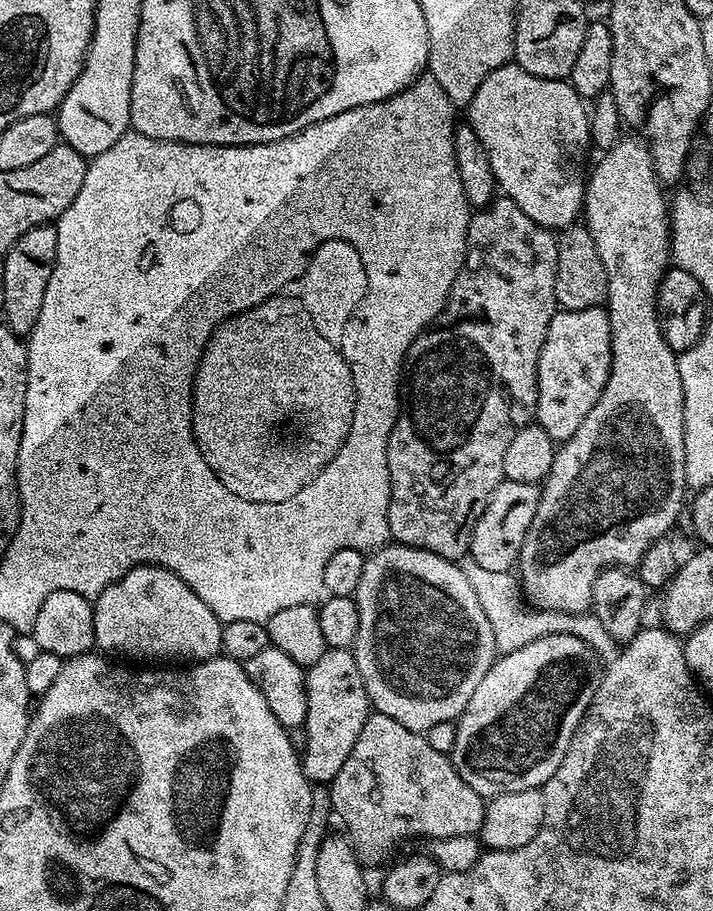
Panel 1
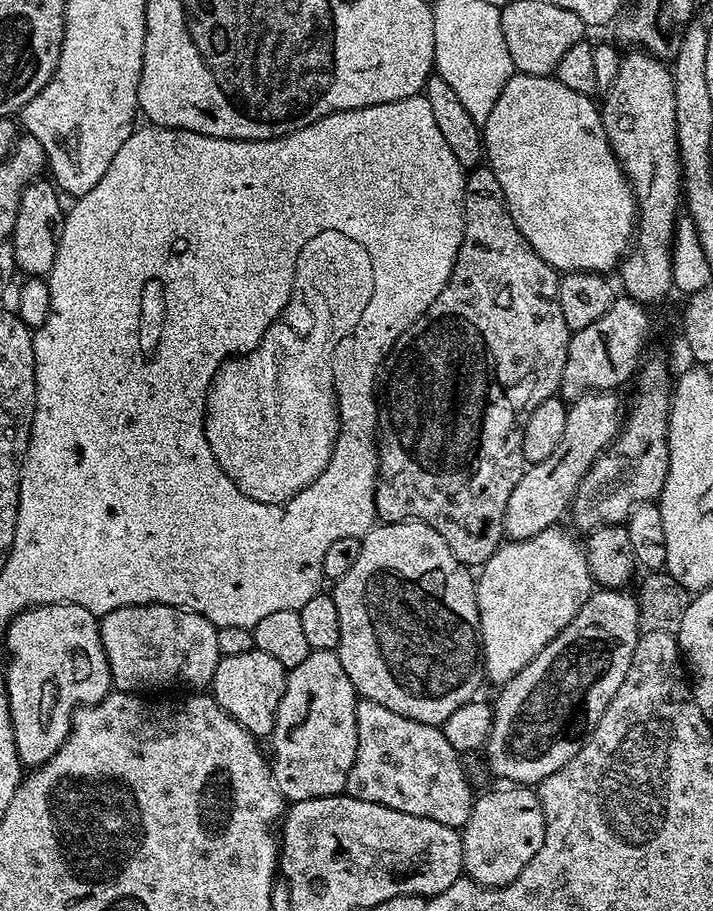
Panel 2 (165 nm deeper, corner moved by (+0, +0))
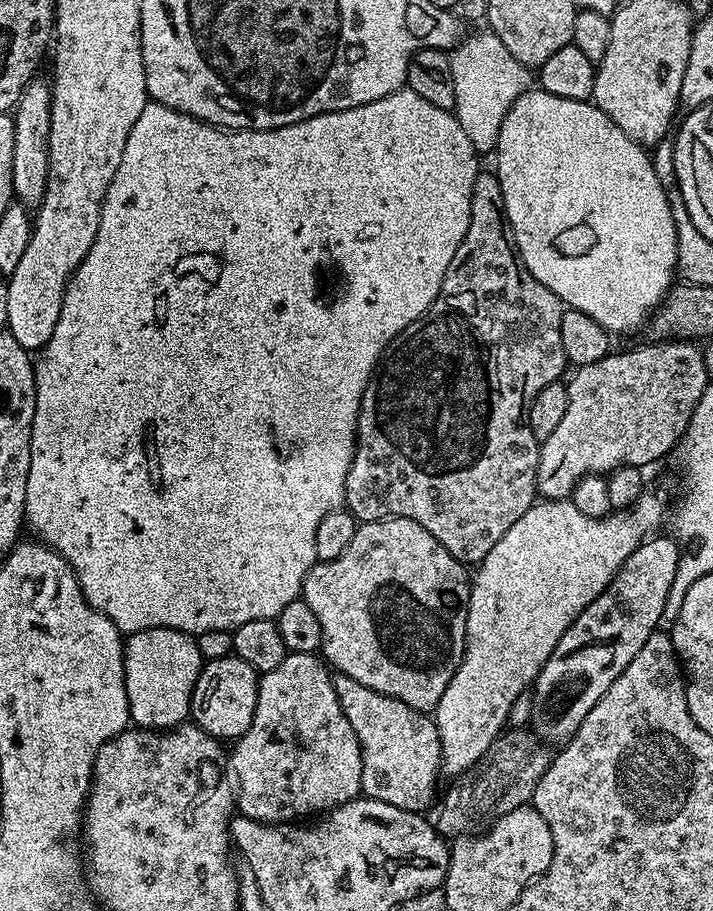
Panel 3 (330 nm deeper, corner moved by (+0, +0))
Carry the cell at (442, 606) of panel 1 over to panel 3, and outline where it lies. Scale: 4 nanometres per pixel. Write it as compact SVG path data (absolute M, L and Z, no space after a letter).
M392 516L389 520L370 520L361 523L356 529L350 546L346 546L346 550L342 550L342 554L338 554L338 558L316 563L304 579L302 599L306 602L306 606L310 606L310 610L314 610L318 622L322 625L323 659L339 675L354 678L354 682L362 682L362 686L366 686L378 694L398 698L398 702L406 702L406 706L410 706L414 710L431 713L438 706L442 694L446 694L446 686L450 686L450 678L454 678L464 657L466 614L468 613L471 589L469 569L454 559L450 550L446 550L446 546L442 546L442 542L438 542L438 538L434 538L434 534L430 534L430 530L426 530L426 526L418 526L418 522L414 522L410 518L394 518Z

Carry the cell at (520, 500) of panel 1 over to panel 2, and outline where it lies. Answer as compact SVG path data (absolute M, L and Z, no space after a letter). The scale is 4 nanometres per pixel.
M589 390L583 396L577 396L571 401L566 414L566 430L562 430L562 438L558 441L554 454L550 454L550 458L545 458L543 462L525 467L518 486L510 490L504 515L504 535L509 541L534 538L534 534L559 525L563 516L565 519L572 496L578 490L582 478L588 473L592 463L615 441L622 427L622 404L620 408L620 400L616 395L617 393L612 390L608 392Z

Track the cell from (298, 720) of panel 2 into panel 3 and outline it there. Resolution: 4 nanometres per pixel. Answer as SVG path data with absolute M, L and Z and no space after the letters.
M310 652L291 653L285 656L283 662L278 666L274 666L274 670L260 676L258 702L254 706L254 722L250 722L250 730L246 730L246 734L239 736L231 745L232 752L230 748L230 772L234 777L234 804L239 815L263 824L283 824L300 818L296 816L308 816L311 812L327 813L338 805L357 799L361 795L362 754L360 753L360 743L350 726L350 722L346 722L346 714L342 714L342 706L338 706L338 694L334 694L332 678L333 673L330 671L329 665L319 655Z

